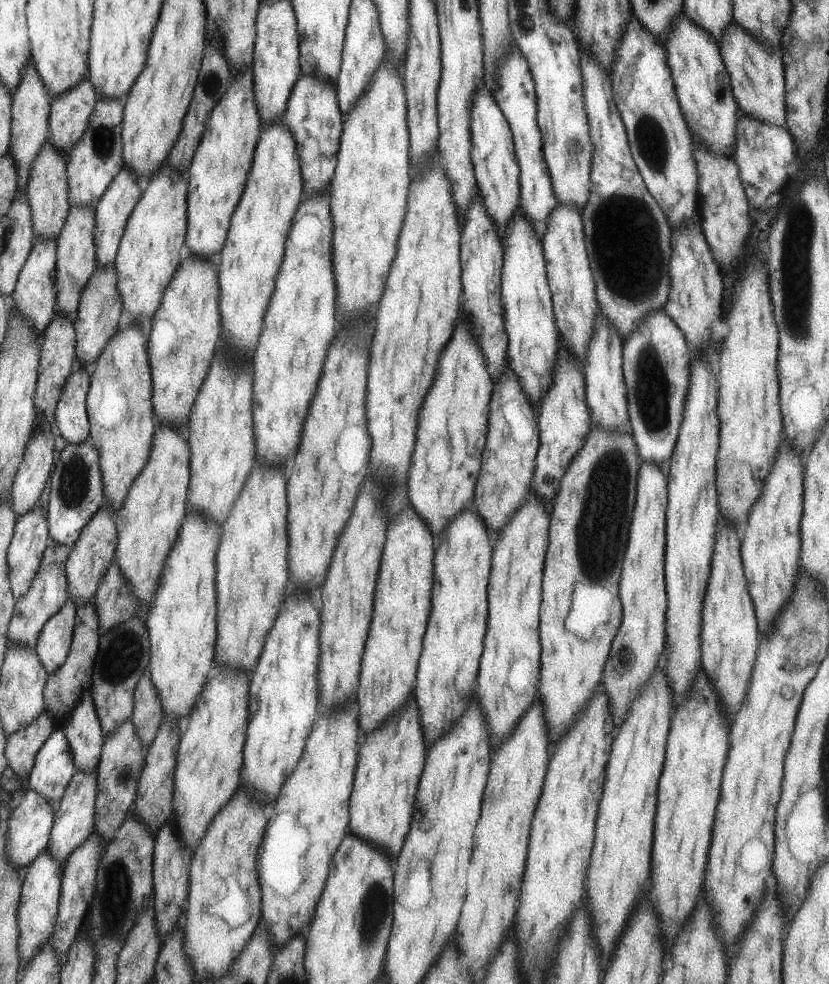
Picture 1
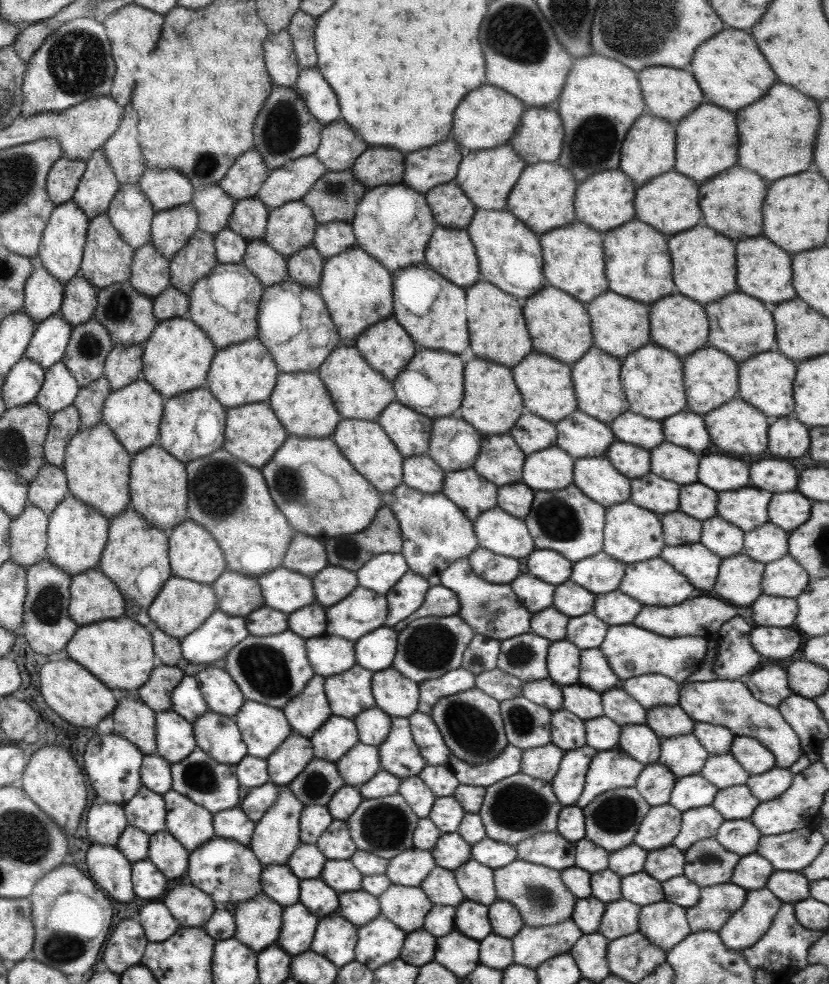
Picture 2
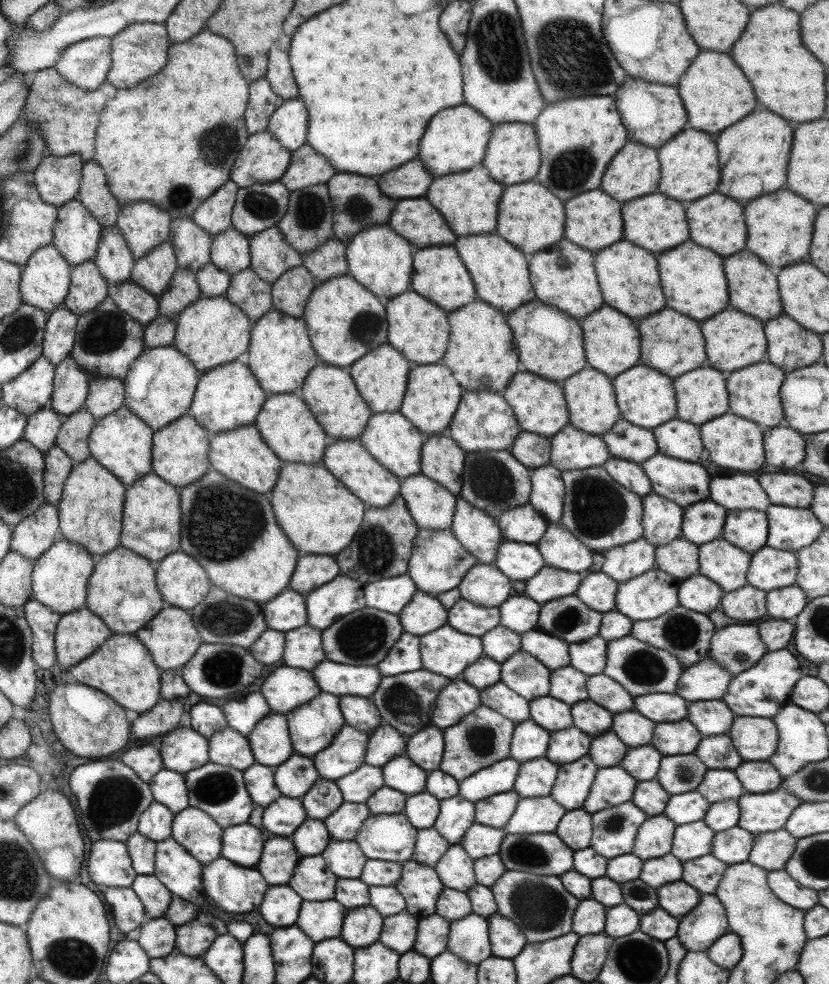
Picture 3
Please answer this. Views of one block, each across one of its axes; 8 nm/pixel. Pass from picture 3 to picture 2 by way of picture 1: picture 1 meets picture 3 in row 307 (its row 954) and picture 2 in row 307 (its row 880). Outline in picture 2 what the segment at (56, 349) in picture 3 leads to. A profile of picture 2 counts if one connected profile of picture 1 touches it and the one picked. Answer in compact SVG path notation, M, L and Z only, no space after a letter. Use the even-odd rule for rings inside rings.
M75 274L63 286L63 298L59 310L62 319L71 327L92 319L97 306L97 291L82 276Z

